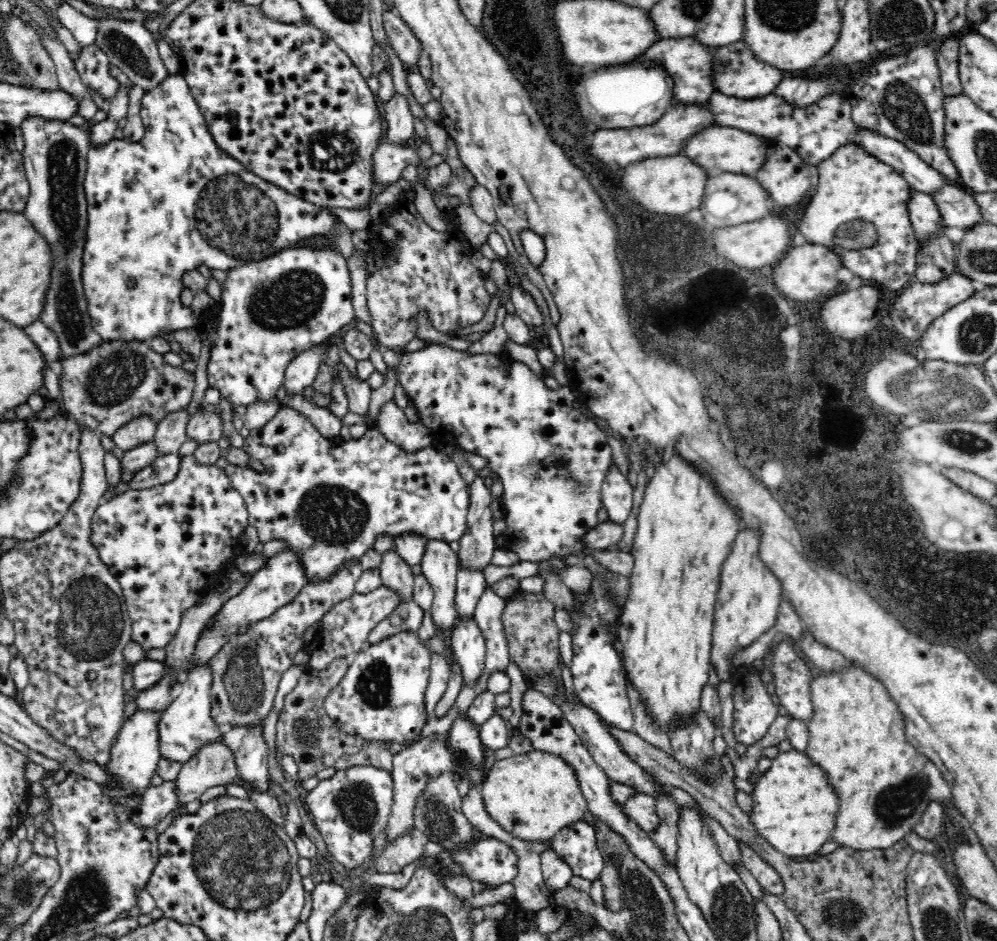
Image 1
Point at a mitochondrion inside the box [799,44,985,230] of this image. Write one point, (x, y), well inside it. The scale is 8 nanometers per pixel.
(903, 105)

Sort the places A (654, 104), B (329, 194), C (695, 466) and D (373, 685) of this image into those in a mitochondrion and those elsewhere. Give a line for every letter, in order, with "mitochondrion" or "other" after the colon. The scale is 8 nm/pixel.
A: other
B: other
C: other
D: mitochondrion

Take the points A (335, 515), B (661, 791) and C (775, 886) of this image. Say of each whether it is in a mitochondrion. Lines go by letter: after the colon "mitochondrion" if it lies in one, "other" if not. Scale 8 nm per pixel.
A: mitochondrion
B: other
C: other

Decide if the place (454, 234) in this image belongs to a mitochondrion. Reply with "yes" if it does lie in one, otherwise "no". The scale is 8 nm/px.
no

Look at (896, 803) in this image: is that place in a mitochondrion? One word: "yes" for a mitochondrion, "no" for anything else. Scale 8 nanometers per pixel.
yes

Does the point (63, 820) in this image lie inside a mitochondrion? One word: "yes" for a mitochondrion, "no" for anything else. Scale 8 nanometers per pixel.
no

